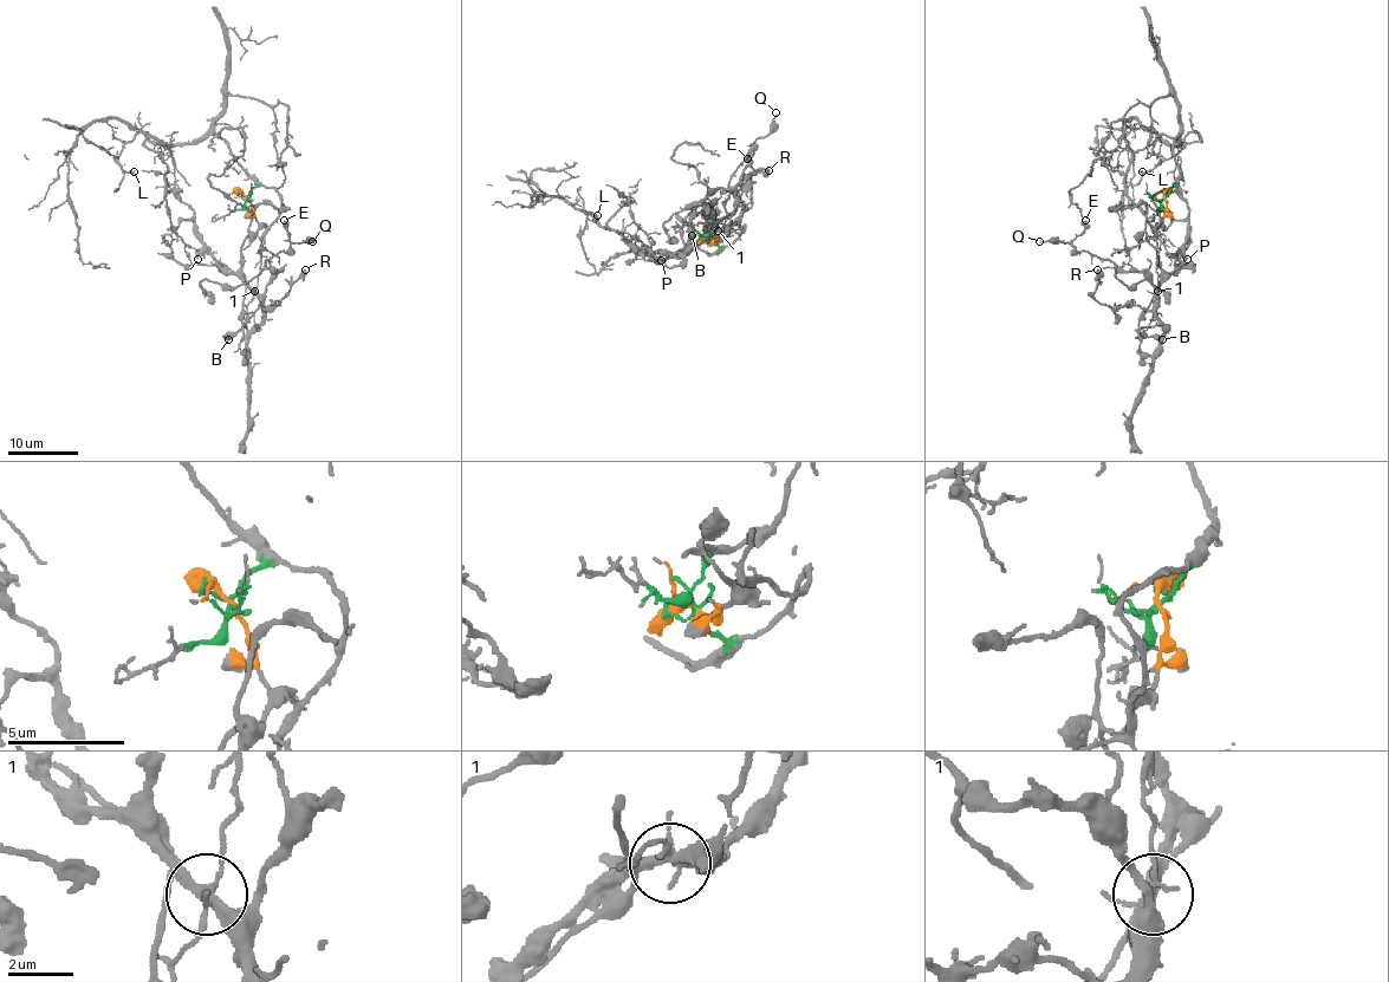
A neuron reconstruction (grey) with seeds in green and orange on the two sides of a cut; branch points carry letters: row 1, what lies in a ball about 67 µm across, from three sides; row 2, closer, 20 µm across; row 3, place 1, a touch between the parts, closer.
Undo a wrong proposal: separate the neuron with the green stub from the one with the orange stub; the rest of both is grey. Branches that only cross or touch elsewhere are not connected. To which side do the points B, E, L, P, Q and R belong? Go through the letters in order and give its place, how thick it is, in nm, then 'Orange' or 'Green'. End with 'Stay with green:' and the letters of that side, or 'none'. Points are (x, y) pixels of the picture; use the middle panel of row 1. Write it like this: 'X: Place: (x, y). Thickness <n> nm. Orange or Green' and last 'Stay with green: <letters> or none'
B: Place: (692, 235). Thickness 280 nm. Orange
E: Place: (747, 158). Thickness 550 nm. Orange
L: Place: (597, 215). Thickness 110 nm. Green
P: Place: (661, 260). Thickness 80 nm. Orange
Q: Place: (776, 112). Thickness 120 nm. Orange
R: Place: (768, 170). Thickness 480 nm. Orange
Stay with green: L

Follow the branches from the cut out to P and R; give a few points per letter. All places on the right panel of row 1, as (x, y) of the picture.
P: (1163, 199), (1167, 209), (1161, 223), (1147, 236), (1157, 266), (1172, 273), (1181, 252), (1188, 259)
R: (1163, 199), (1161, 226), (1147, 236), (1161, 278), (1154, 306), (1101, 305), (1092, 296), (1097, 270)

